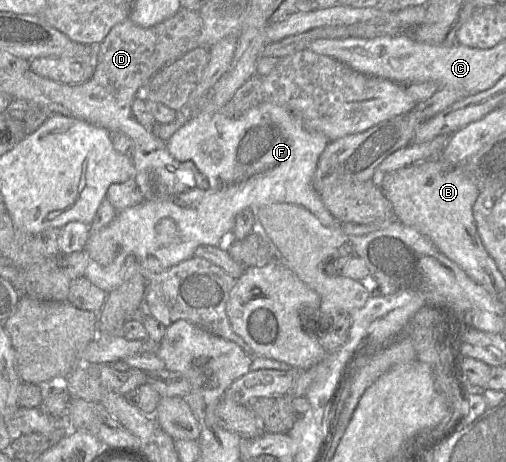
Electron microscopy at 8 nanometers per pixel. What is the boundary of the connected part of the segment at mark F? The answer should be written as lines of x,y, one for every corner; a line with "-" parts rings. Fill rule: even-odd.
266,101
250,108
237,119
229,118
221,111
198,113
190,117
170,137
166,148
177,161
192,161
195,164
202,175
197,175
196,186
160,200
143,201
137,206
126,208
117,212
109,225
90,233
83,250
88,256
84,277
96,287
110,293
123,283
125,261
133,256
147,281
151,276
194,257
200,246
218,246
220,242
226,242
232,235
237,214
249,207
259,208
276,203
302,206
325,226
345,235
343,222
324,206
319,193
313,187
318,160
330,142
332,141
324,134
308,130
302,119
287,108

